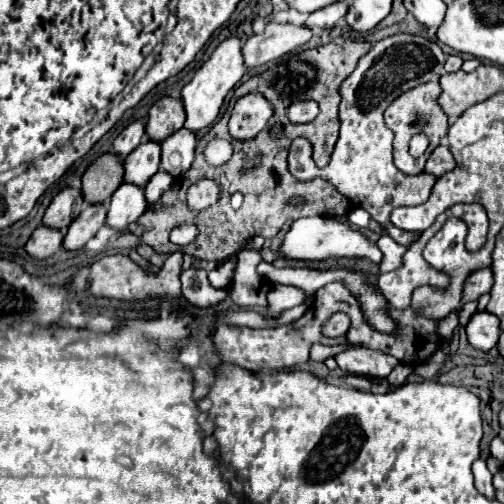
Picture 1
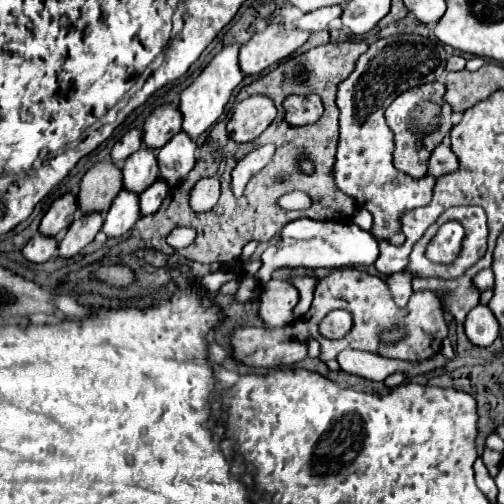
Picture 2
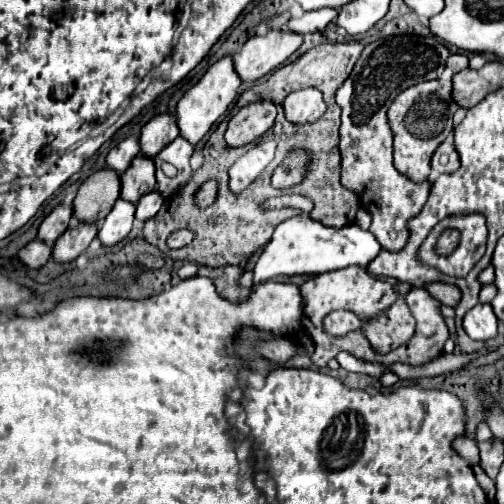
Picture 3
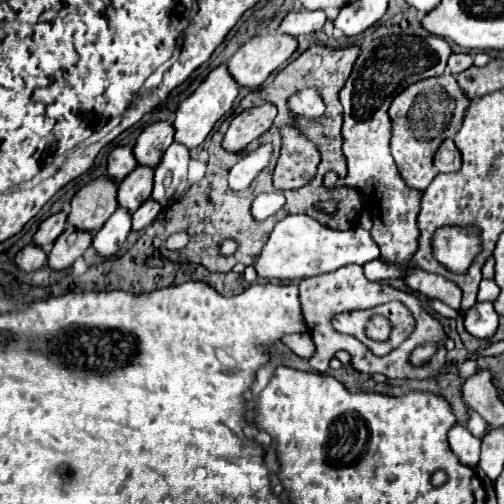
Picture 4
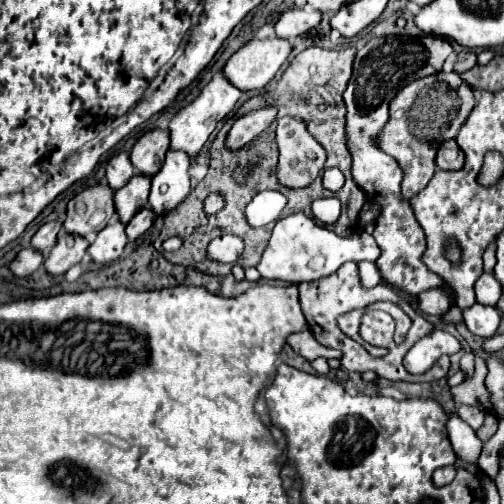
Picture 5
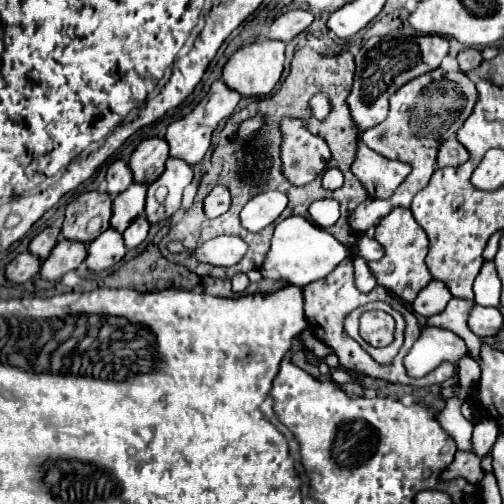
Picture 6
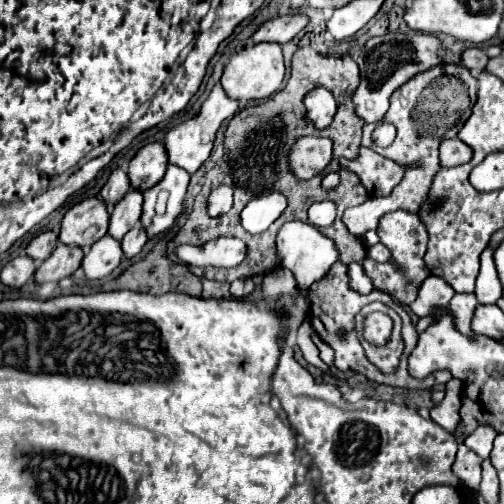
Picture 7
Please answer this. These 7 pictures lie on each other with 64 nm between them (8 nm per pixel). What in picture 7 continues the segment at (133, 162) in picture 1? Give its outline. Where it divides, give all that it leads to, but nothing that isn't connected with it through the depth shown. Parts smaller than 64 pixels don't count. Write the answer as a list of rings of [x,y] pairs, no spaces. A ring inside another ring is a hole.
[[[128,190],[122,200],[114,204],[114,212],[110,216],[110,228],[108,234],[116,240],[122,240],[124,232],[128,232],[134,224],[138,224],[142,212],[142,192],[140,190]]]

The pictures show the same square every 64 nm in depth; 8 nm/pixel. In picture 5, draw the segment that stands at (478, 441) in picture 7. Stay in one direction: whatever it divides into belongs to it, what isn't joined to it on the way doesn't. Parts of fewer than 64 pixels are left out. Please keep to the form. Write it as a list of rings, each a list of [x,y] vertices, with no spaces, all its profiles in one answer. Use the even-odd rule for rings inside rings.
[[[486,416],[482,428],[480,428],[476,434],[478,434],[478,438],[484,442],[484,440],[488,440],[488,436],[492,436],[492,434],[496,432],[496,428],[498,428],[498,418],[494,418],[494,416]]]

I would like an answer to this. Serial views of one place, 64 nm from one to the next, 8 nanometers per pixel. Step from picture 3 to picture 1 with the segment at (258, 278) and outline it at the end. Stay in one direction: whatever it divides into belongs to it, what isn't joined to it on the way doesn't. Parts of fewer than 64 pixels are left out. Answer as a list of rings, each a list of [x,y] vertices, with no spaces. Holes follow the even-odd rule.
[[[316,216],[316,218],[298,218],[294,220],[292,228],[288,230],[284,244],[280,248],[280,252],[272,252],[272,250],[264,250],[262,258],[266,262],[274,262],[278,256],[284,258],[296,258],[296,260],[322,260],[322,258],[332,258],[332,256],[366,256],[372,262],[380,264],[383,254],[378,246],[370,244],[366,240],[366,236],[362,236],[356,230],[350,230],[346,224]]]

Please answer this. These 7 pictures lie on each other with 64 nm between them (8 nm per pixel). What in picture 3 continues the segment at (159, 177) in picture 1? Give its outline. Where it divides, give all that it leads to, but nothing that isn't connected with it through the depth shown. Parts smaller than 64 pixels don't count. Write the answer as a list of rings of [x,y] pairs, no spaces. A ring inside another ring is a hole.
[[[156,190],[148,192],[146,196],[140,198],[140,202],[136,206],[136,218],[140,222],[146,222],[148,218],[154,218],[158,214],[158,210],[162,208],[162,204],[164,204],[164,198],[160,198],[160,192],[156,192]]]

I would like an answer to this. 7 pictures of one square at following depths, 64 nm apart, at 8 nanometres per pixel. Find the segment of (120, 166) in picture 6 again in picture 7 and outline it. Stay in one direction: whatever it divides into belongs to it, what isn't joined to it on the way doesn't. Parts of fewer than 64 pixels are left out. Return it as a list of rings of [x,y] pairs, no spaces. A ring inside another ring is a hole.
[[[114,168],[112,174],[108,176],[100,196],[104,198],[104,202],[108,204],[108,210],[112,210],[114,202],[118,202],[126,192],[130,190],[130,180],[128,180],[128,174],[122,170],[122,168]]]

